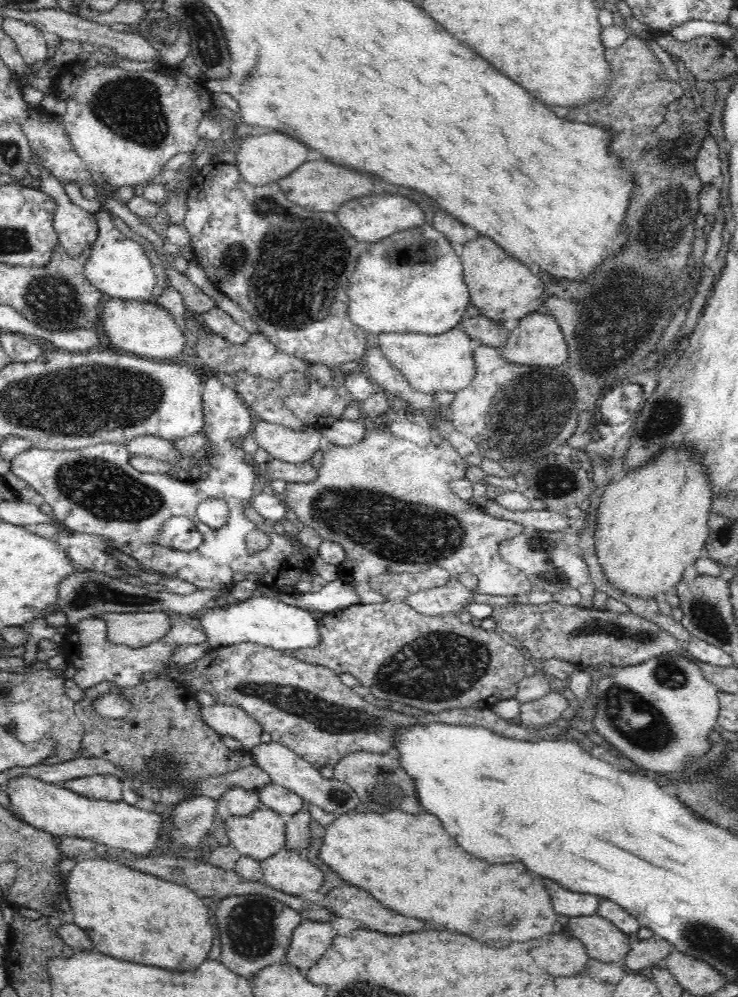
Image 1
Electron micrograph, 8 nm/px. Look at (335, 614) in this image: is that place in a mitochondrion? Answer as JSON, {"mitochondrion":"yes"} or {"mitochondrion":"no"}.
{"mitochondrion":"no"}

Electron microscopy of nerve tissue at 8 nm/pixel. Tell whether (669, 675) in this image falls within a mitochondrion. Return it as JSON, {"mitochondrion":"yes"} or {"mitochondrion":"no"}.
{"mitochondrion":"yes"}

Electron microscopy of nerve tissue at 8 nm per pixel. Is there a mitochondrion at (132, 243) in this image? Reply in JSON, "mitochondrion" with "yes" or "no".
{"mitochondrion":"no"}

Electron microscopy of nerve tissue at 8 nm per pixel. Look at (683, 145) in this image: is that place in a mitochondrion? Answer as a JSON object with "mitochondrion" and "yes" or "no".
{"mitochondrion":"yes"}

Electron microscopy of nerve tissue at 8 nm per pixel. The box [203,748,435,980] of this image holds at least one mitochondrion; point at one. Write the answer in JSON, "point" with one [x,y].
{"point":[249,925]}

